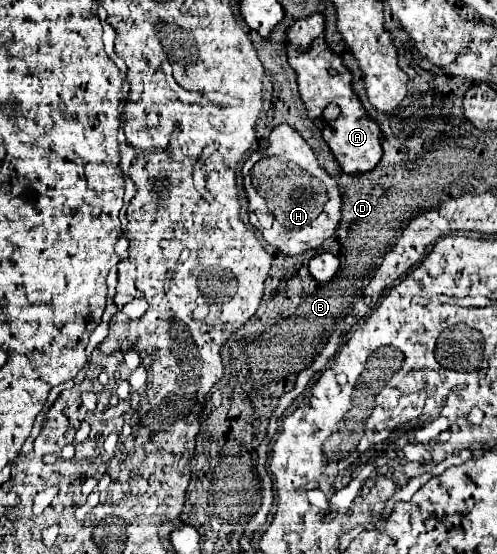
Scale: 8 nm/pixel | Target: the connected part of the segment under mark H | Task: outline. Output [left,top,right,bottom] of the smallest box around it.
[242,124,342,256]

